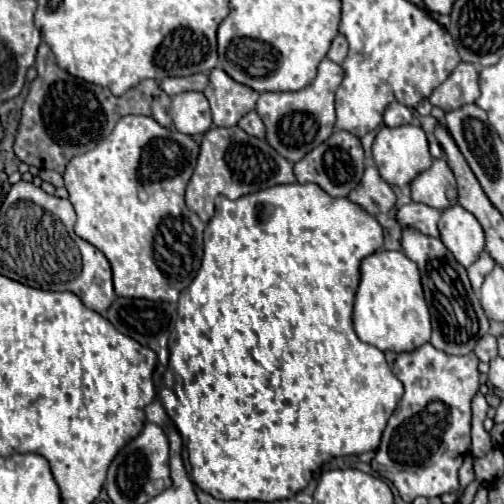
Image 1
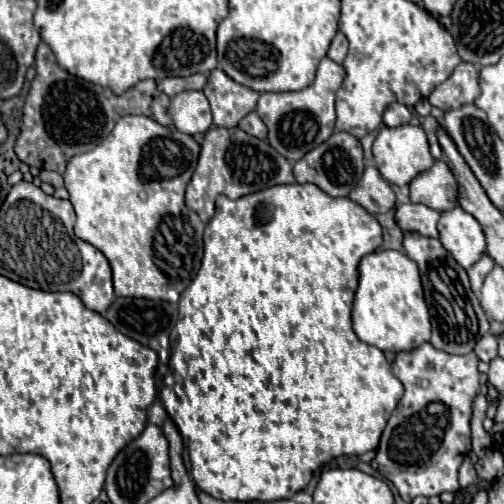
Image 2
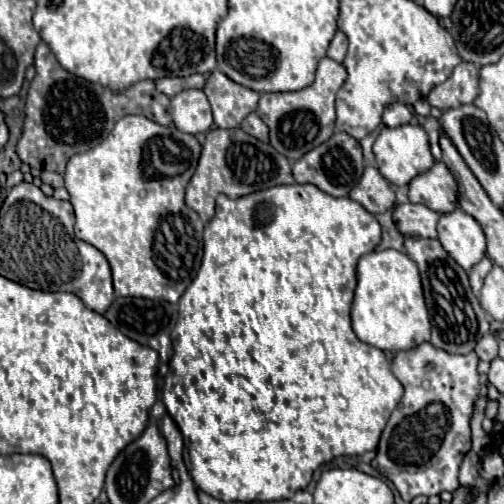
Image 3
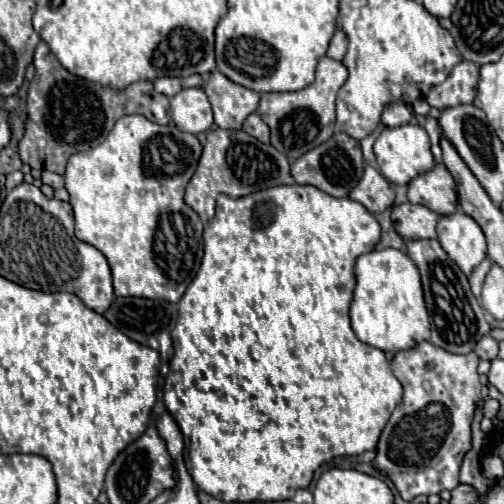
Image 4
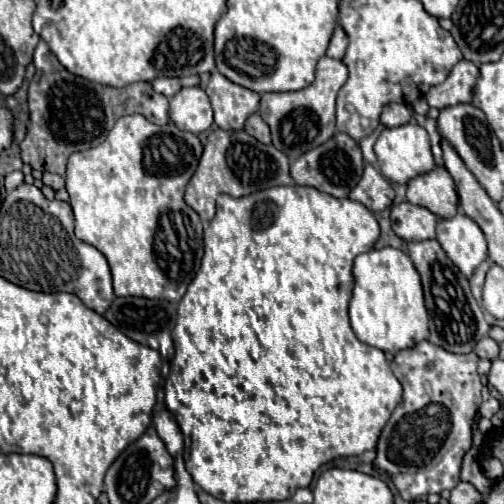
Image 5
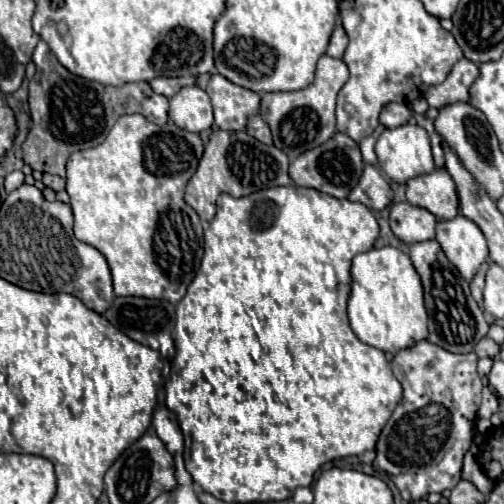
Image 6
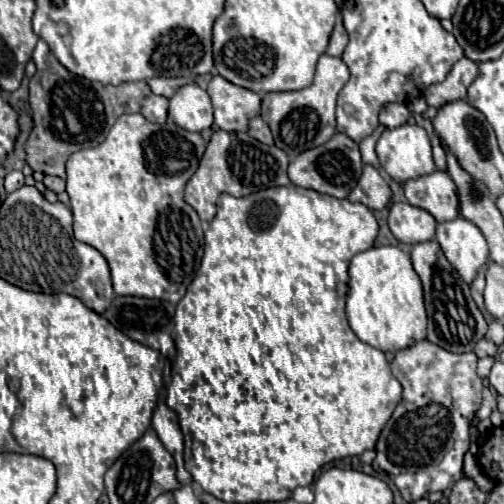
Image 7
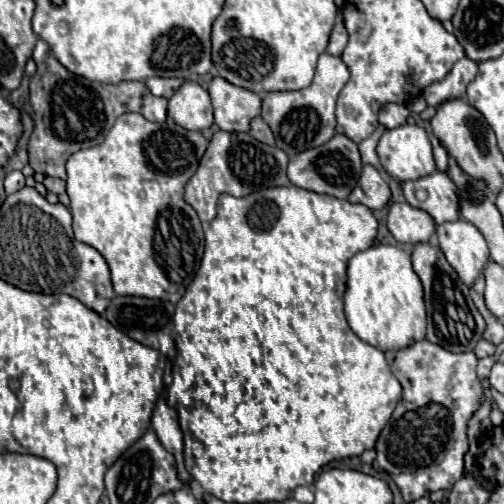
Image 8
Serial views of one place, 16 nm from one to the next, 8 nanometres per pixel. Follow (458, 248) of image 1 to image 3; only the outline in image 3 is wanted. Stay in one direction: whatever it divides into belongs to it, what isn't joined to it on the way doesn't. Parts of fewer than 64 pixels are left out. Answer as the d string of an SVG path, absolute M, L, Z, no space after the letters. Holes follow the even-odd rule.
M460 208L440 216L438 240L464 272L470 272L486 256L486 240L480 224Z

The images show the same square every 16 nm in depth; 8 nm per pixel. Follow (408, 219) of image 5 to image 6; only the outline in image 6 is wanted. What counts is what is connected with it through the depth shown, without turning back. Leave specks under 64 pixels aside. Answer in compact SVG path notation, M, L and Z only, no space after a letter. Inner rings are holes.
M400 202L390 206L390 228L400 242L416 244L434 238L436 218L424 208Z

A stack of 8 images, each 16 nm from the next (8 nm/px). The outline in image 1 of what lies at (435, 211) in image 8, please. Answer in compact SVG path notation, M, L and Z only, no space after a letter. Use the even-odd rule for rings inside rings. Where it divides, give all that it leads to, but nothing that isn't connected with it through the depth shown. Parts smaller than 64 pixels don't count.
M434 160L432 168L412 180L410 190L412 202L422 202L436 210L452 208L458 202L456 178L444 160Z

